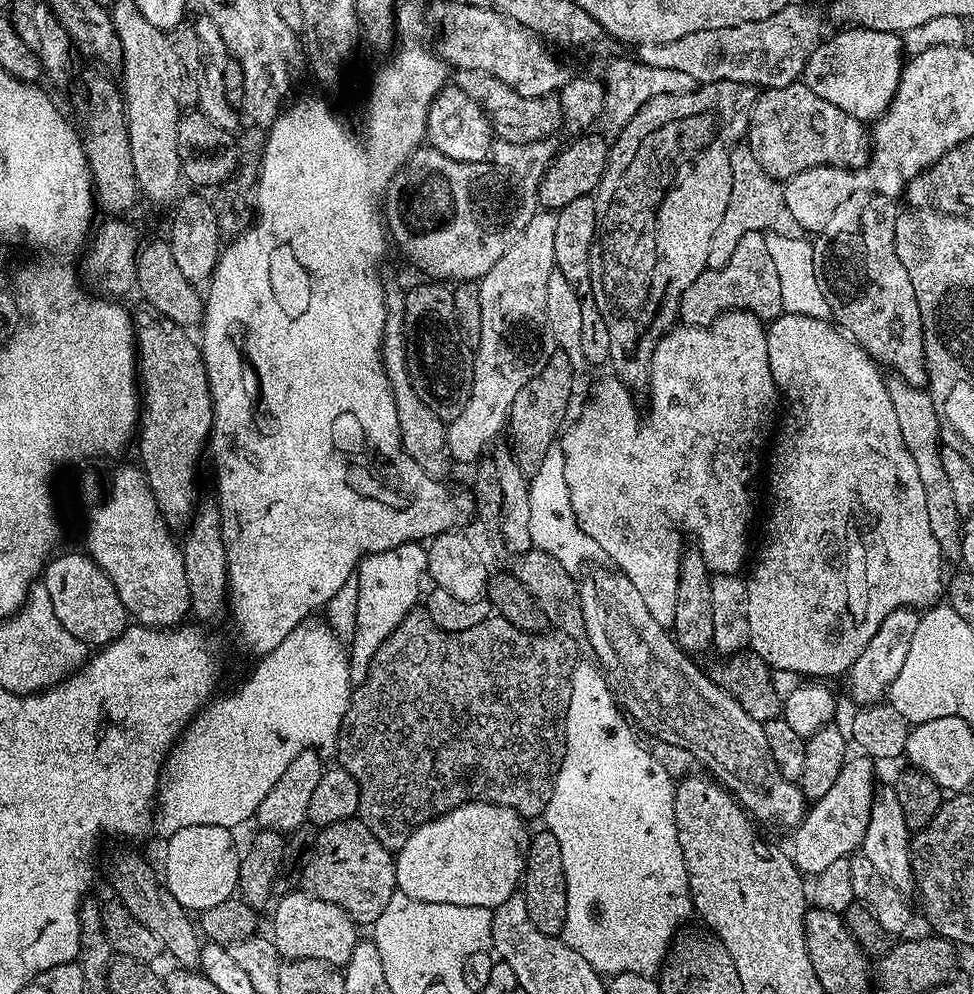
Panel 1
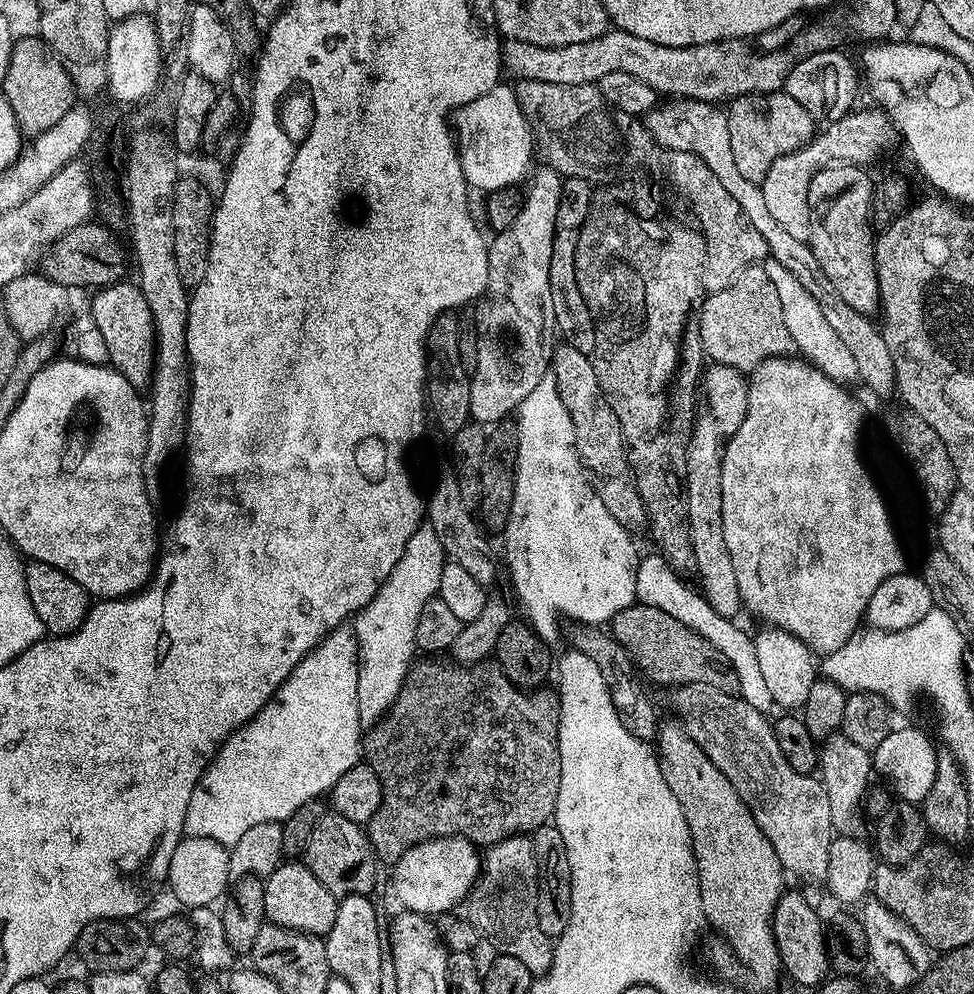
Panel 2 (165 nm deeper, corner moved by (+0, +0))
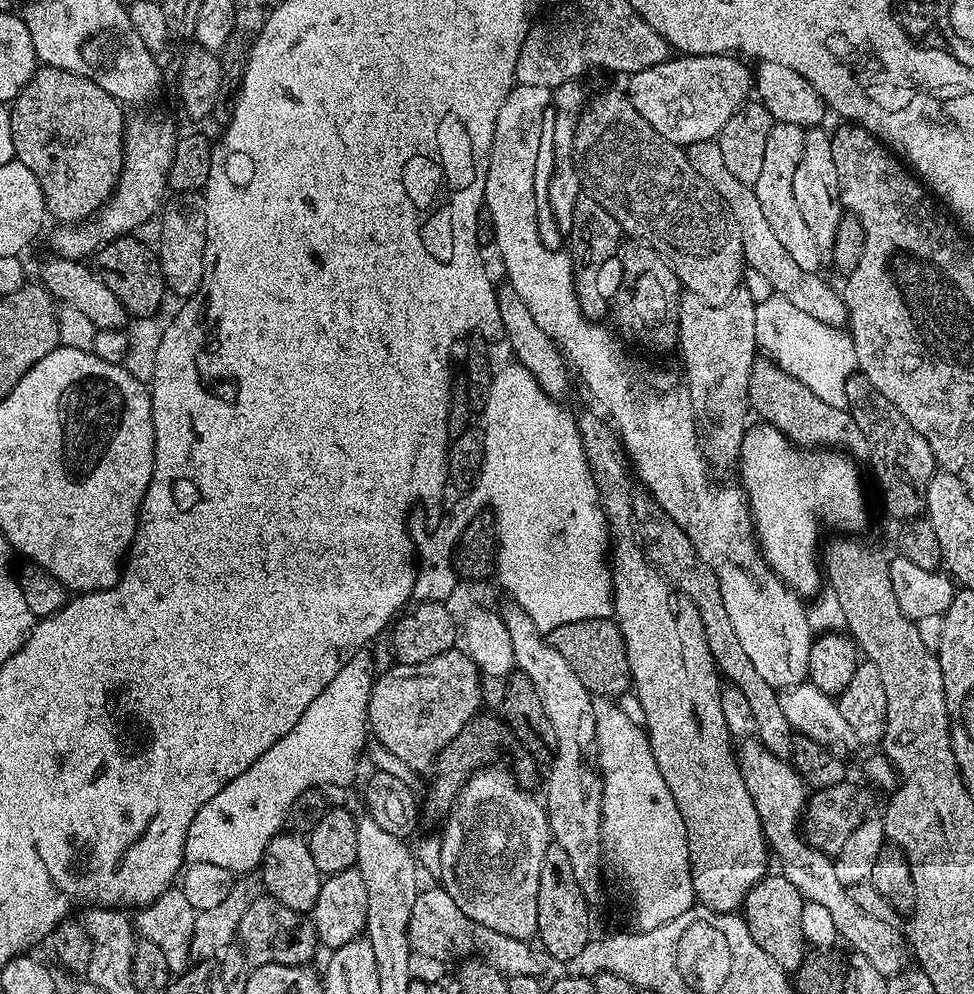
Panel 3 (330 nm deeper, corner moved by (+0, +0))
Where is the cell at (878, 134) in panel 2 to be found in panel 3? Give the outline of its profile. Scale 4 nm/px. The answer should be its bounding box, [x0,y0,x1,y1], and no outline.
[756,123,822,272]

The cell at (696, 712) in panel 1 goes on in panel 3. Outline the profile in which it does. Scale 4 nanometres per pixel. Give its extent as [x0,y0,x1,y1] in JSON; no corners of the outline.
[739,743,910,978]

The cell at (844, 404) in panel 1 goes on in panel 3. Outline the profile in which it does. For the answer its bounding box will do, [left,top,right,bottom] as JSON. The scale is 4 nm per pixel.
[738,422,868,598]

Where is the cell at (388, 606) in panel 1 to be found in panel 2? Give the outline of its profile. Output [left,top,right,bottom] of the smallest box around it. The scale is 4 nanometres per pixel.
[352,522,447,729]

